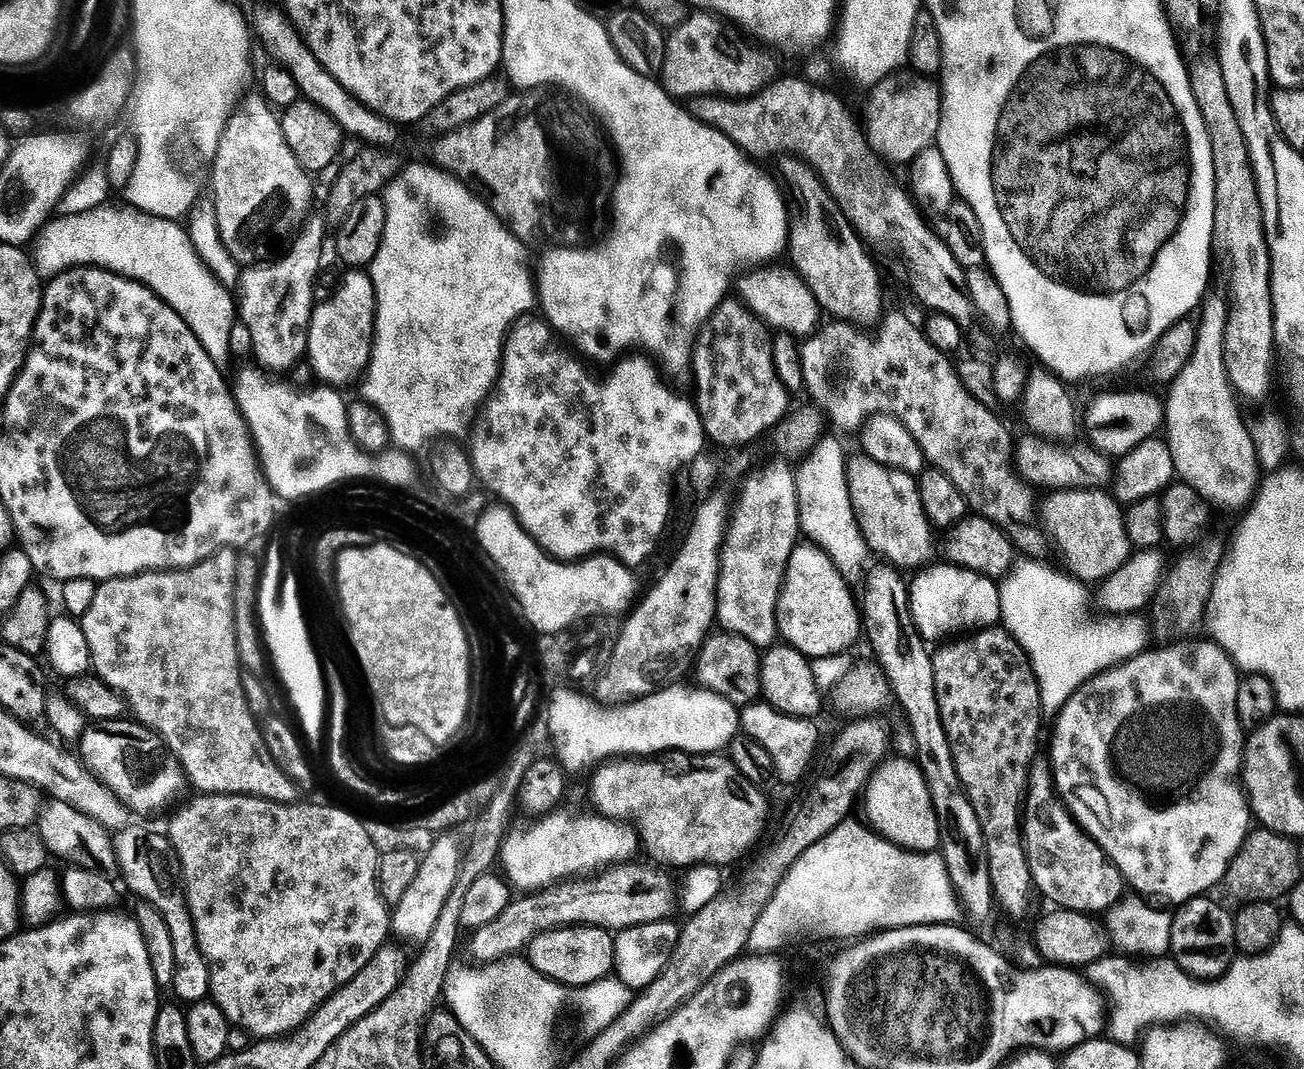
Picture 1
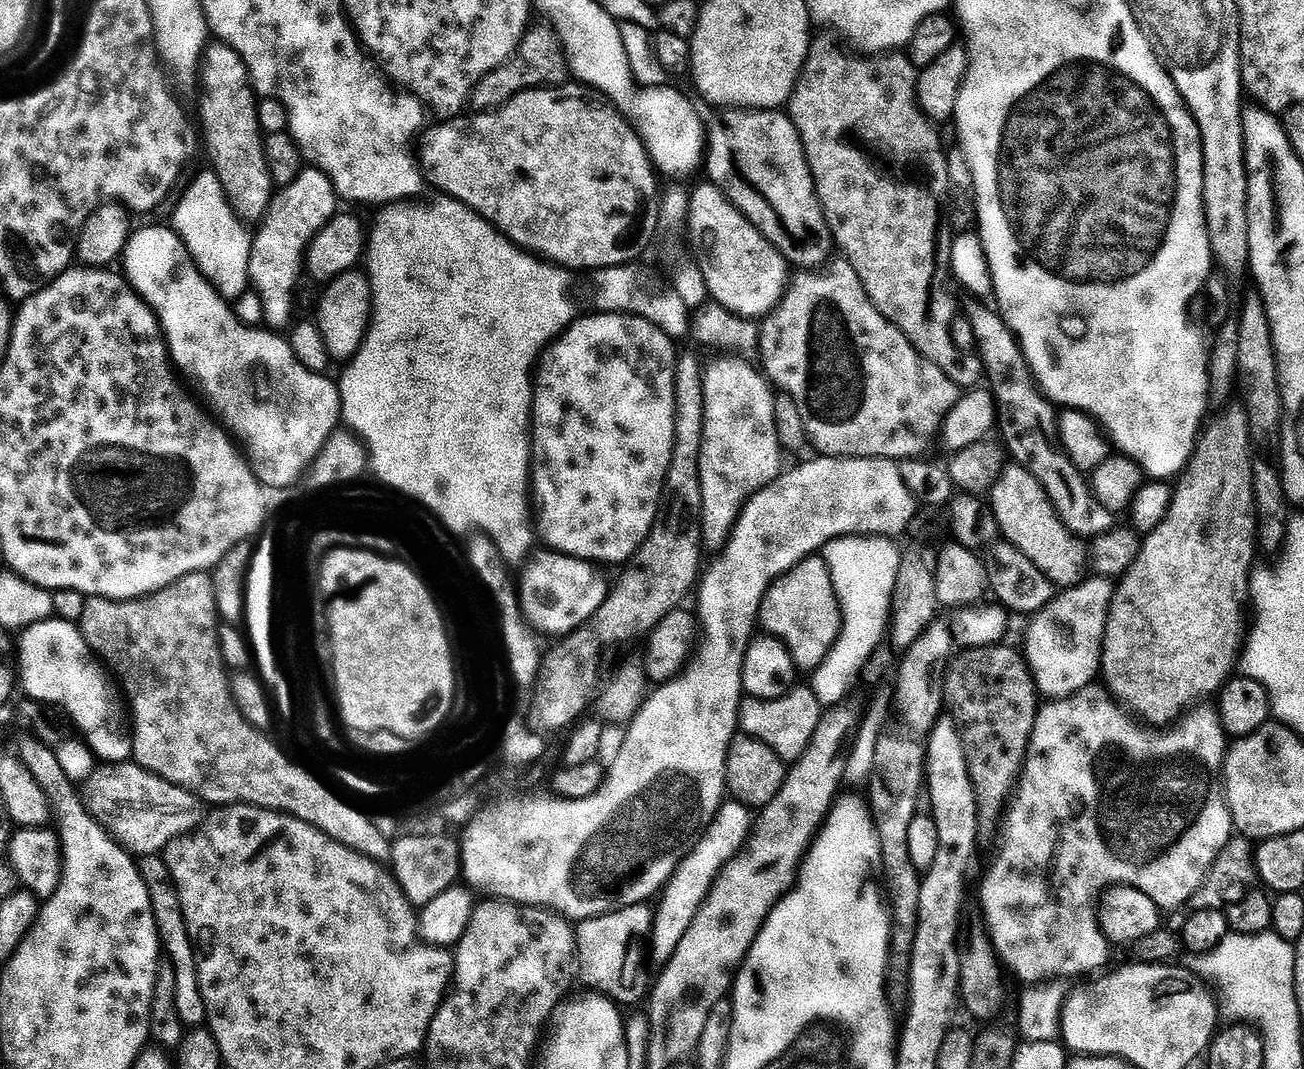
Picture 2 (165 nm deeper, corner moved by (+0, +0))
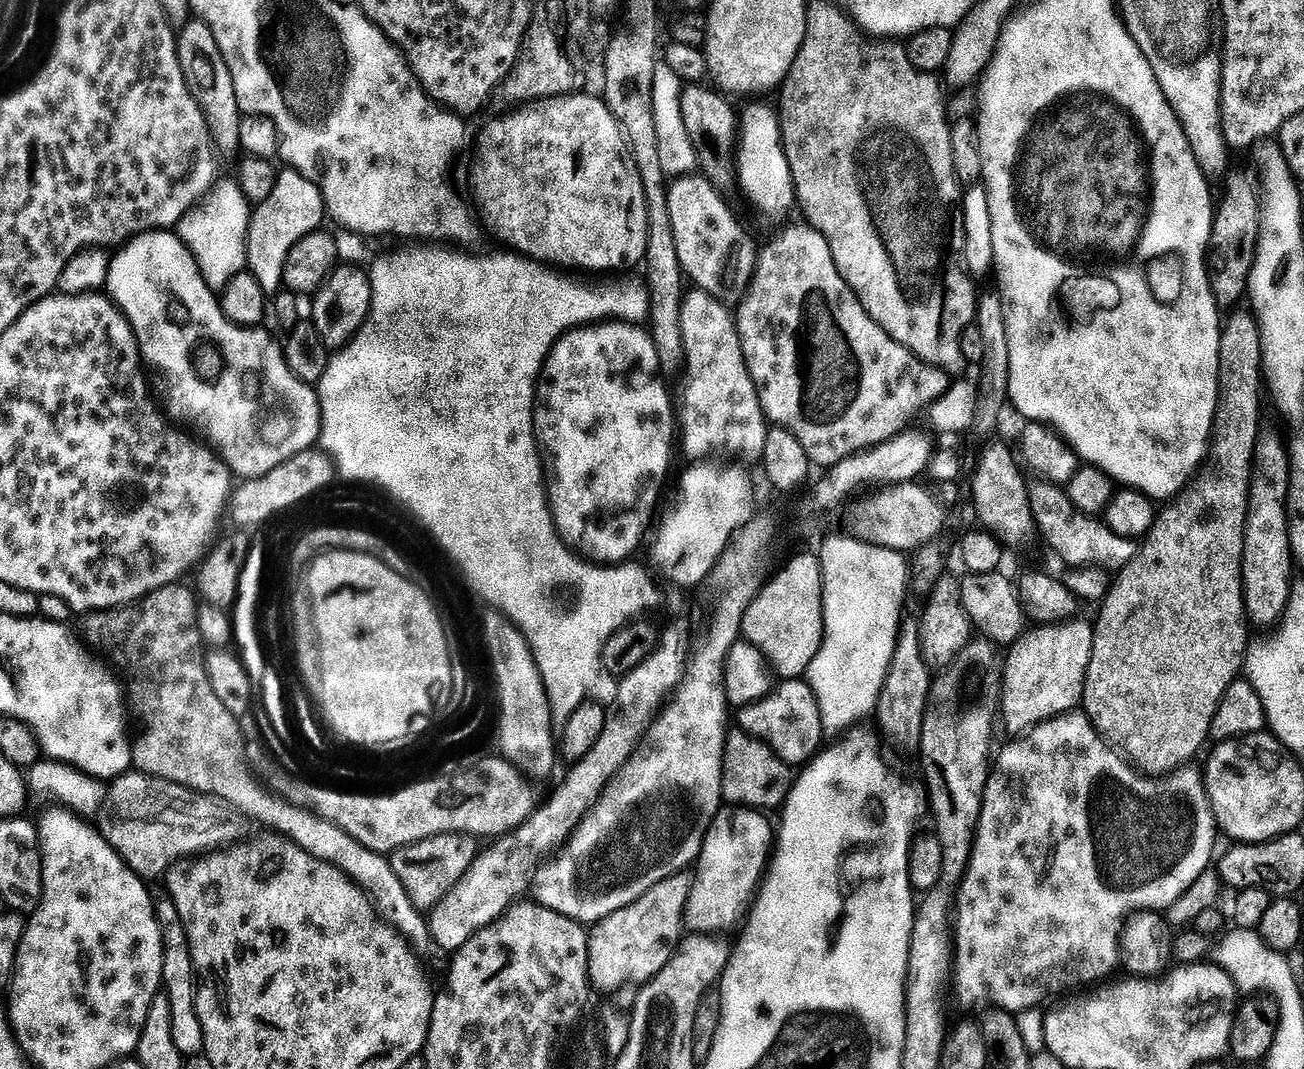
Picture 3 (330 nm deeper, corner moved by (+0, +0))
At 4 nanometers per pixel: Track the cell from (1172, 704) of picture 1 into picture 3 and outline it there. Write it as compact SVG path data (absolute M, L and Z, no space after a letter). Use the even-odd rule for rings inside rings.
M1073 710L1066 716L1056 716L1033 729L1024 739L1012 742L995 757L984 788L984 801L980 807L980 821L976 824L976 839L972 842L972 857L954 892L954 980L956 992L964 1004L980 1004L988 999L989 1005L1013 1014L1039 1009L1051 996L1063 992L1084 990L1087 984L1099 985L1107 981L1115 968L1122 964L1120 938L1130 918L1153 910L1166 910L1204 872L1209 871L1212 851L1216 848L1218 829L1208 793L1199 779L1180 777L1161 790L1155 781L1143 778L1096 731L1083 711Z

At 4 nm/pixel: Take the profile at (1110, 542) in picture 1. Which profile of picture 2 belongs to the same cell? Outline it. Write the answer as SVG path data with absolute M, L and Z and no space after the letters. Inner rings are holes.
M1010 466L990 493L990 511L1000 528L1000 536L1013 546L1057 589L1063 590L1080 584L1090 572L1090 548L1080 536L1064 524L1044 487L1025 468Z

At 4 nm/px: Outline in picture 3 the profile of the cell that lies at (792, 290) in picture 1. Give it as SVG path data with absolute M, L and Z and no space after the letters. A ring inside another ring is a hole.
M689 174L671 181L668 189L668 201L670 202L670 226L674 226L674 246L678 246L678 262L684 269L685 277L692 280L697 289L709 292L717 300L723 300L725 304L732 306L737 303L752 285L752 276L756 272L758 259L758 246L744 233L742 225L736 221L734 213L728 209L728 204L723 200L707 176L703 174Z

